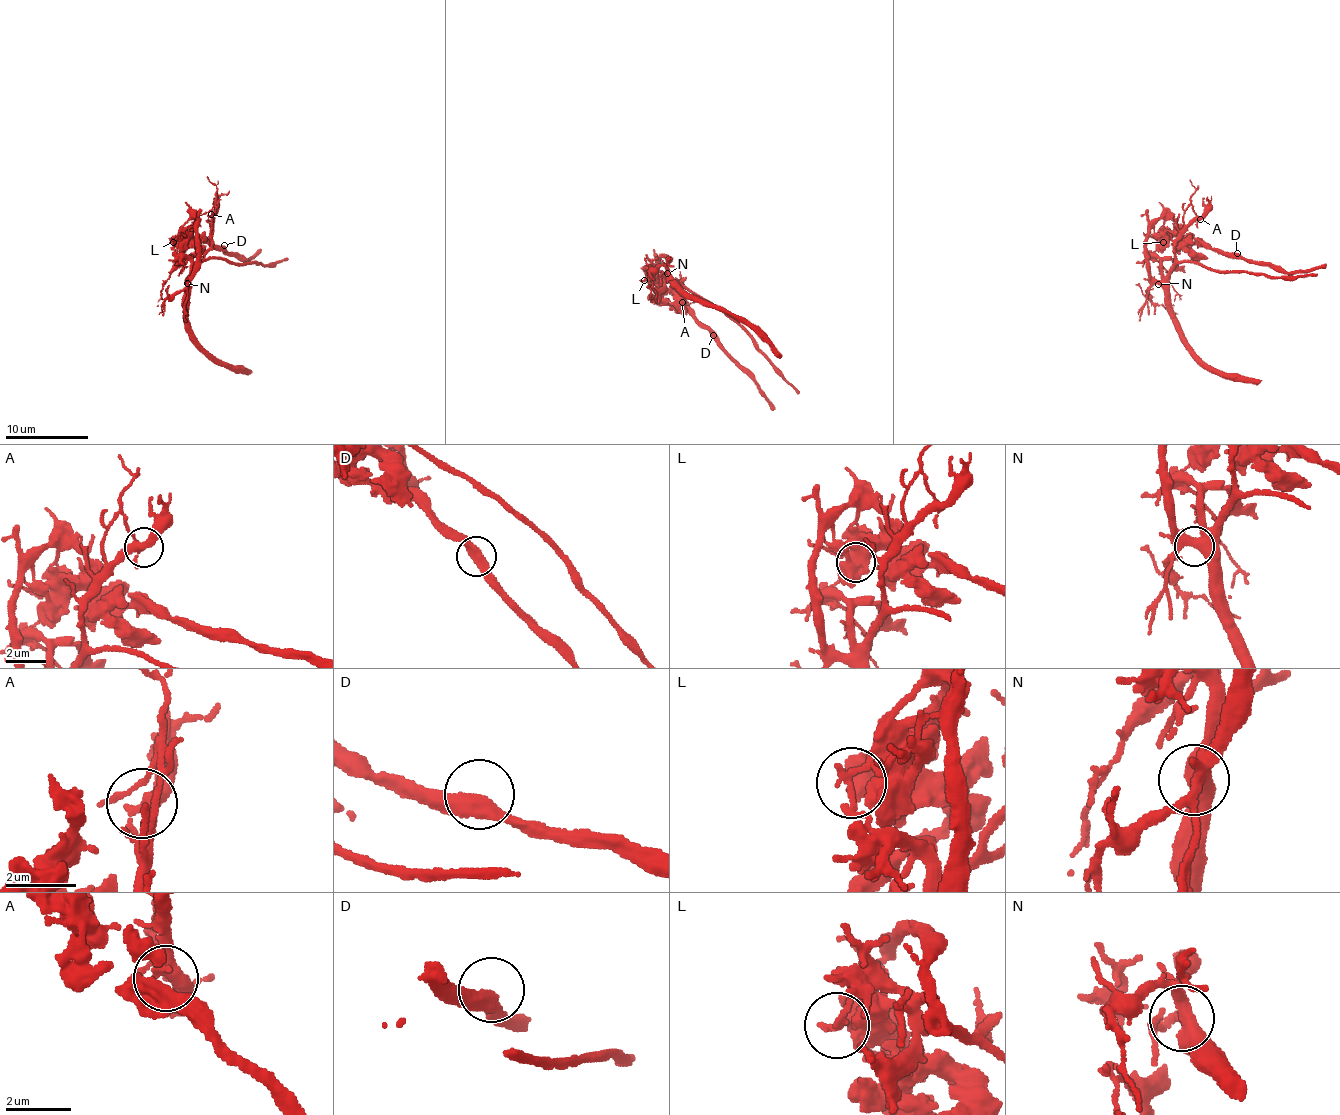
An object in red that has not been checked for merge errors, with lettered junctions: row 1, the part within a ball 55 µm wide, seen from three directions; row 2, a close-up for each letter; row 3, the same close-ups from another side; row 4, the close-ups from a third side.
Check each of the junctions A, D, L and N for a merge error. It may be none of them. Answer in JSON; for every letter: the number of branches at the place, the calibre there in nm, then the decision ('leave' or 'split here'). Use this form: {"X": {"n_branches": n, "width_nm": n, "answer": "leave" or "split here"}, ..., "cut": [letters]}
{"A": {"n_branches": 3, "width_nm": 320, "answer": "leave"}, "D": {"n_branches": 2, "width_nm": 420, "answer": "leave"}, "L": {"n_branches": 2, "width_nm": 170, "answer": "split here"}, "N": {"n_branches": 3, "width_nm": 440, "answer": "leave"}, "cut": ["L"]}

